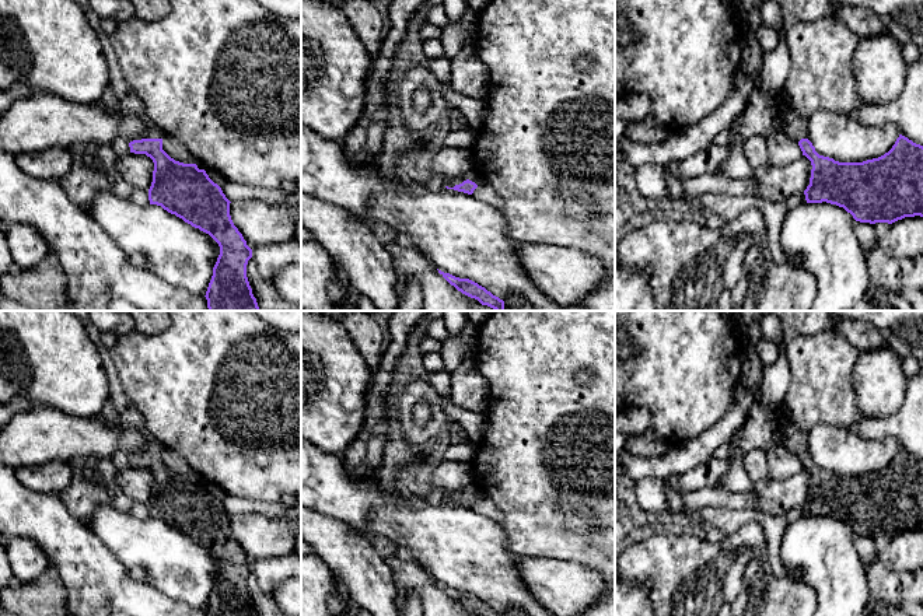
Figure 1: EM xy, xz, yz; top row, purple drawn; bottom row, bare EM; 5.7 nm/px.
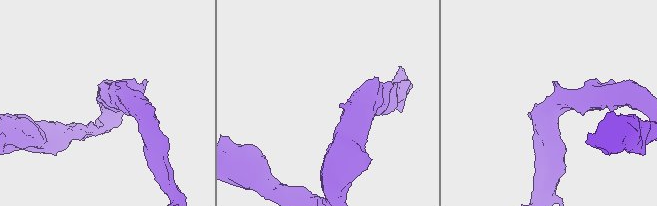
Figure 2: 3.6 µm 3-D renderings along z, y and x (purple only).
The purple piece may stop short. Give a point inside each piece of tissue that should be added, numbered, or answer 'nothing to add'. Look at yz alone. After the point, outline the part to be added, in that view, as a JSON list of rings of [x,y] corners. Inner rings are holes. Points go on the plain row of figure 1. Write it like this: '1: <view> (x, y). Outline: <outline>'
1: yz (793, 438). Outline: [[[794,424],[780,427],[782,445],[793,455],[798,456],[801,452],[808,452],[807,433]]]

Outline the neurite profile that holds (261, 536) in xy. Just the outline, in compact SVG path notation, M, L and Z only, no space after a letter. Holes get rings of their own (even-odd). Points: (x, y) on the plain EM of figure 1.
M259 512L230 517L230 529L251 563L294 552L301 519L280 519Z

